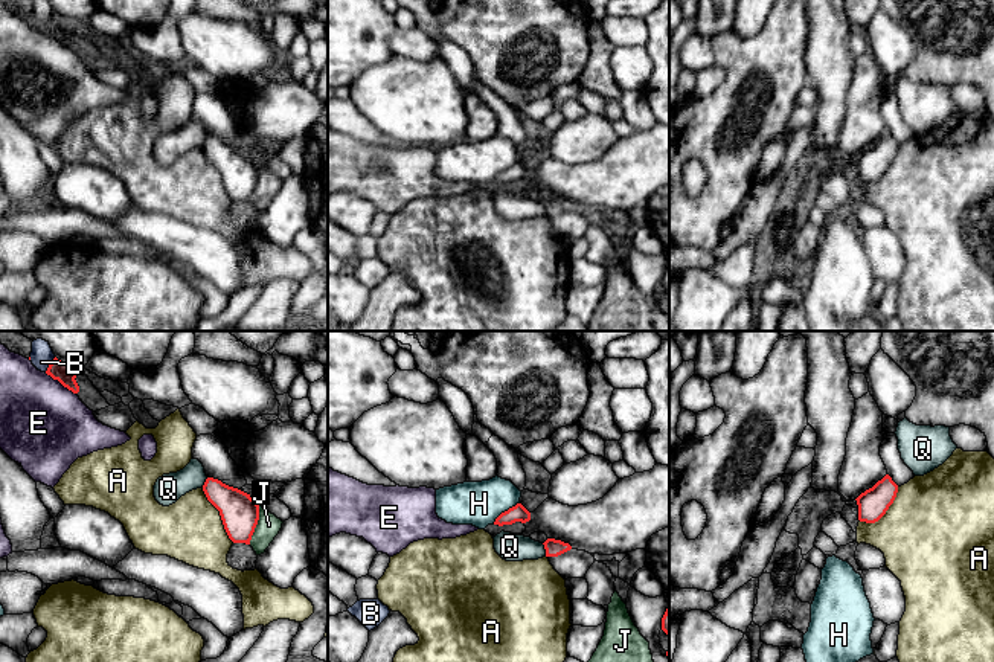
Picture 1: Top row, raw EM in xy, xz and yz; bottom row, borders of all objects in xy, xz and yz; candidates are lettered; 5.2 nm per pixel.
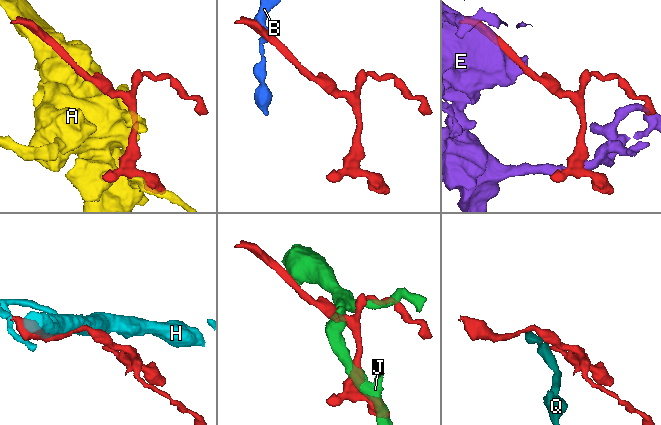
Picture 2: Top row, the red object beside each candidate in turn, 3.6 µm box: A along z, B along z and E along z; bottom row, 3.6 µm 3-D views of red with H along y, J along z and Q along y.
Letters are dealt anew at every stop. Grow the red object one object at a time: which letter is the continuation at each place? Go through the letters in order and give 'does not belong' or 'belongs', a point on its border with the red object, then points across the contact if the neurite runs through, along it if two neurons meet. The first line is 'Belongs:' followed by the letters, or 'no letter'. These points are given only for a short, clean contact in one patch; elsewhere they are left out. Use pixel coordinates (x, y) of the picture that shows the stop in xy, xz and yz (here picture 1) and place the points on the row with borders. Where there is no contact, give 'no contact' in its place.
Belongs: no letter
A: does not belong; contact xy (220, 514)
B: does not belong; contact xy (49, 365); border xy (55, 357), (44, 371)
E: does not belong; contact xy (60, 382)
H: does not belong; contact xz (505, 511)
J: does not belong; contact xy (256, 523)
Q: does not belong; contact xz (545, 548); border xz (541, 543), (546, 555)

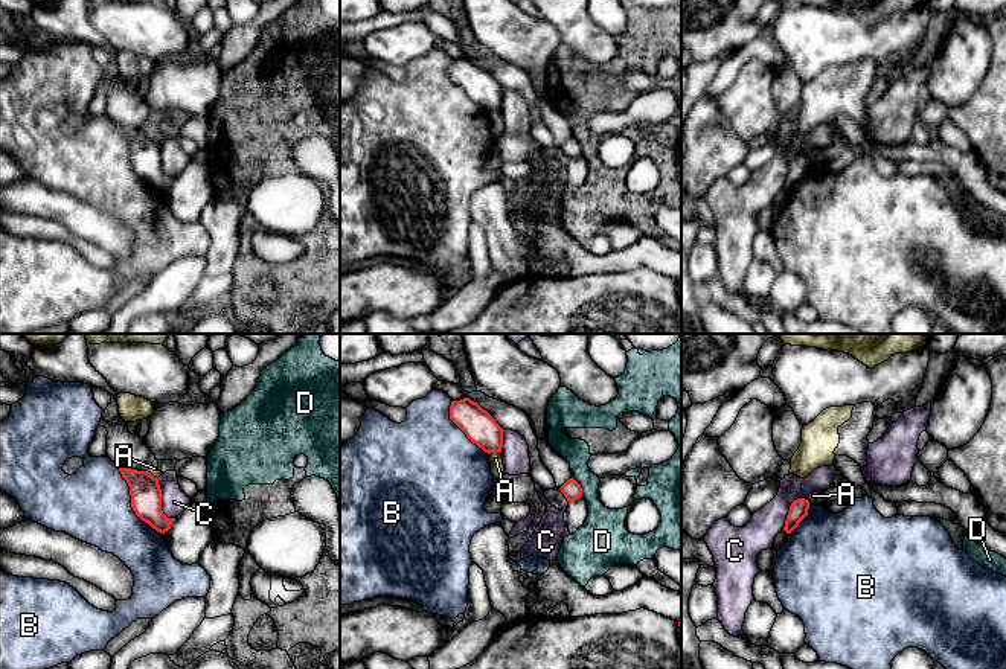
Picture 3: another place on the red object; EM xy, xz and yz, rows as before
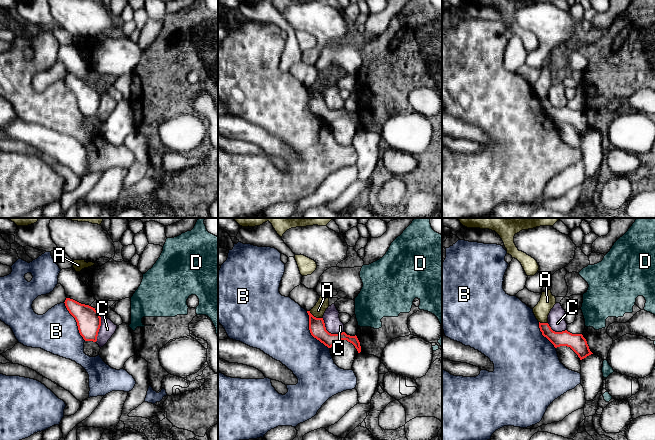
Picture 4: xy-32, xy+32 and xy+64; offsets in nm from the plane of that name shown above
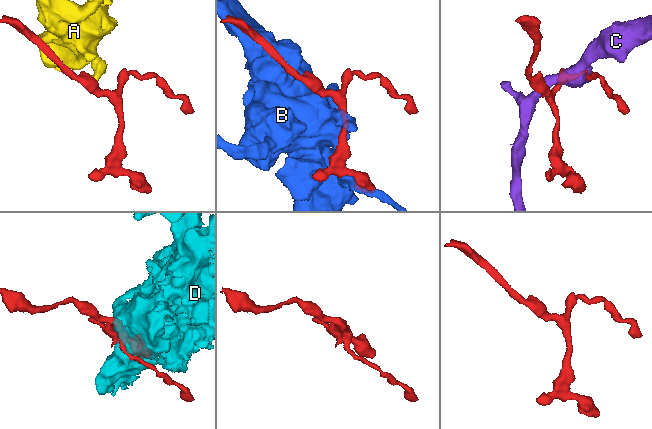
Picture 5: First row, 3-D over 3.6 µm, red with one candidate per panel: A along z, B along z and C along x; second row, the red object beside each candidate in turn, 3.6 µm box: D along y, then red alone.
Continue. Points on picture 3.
Belongs: no letter
A: does not belong; contact xz (494, 451); border xz (500, 451), (488, 454)
B: does not belong; contact xy (131, 503)
C: does not belong; contact xy (160, 502)
D: does not belong; contact xz (579, 486)

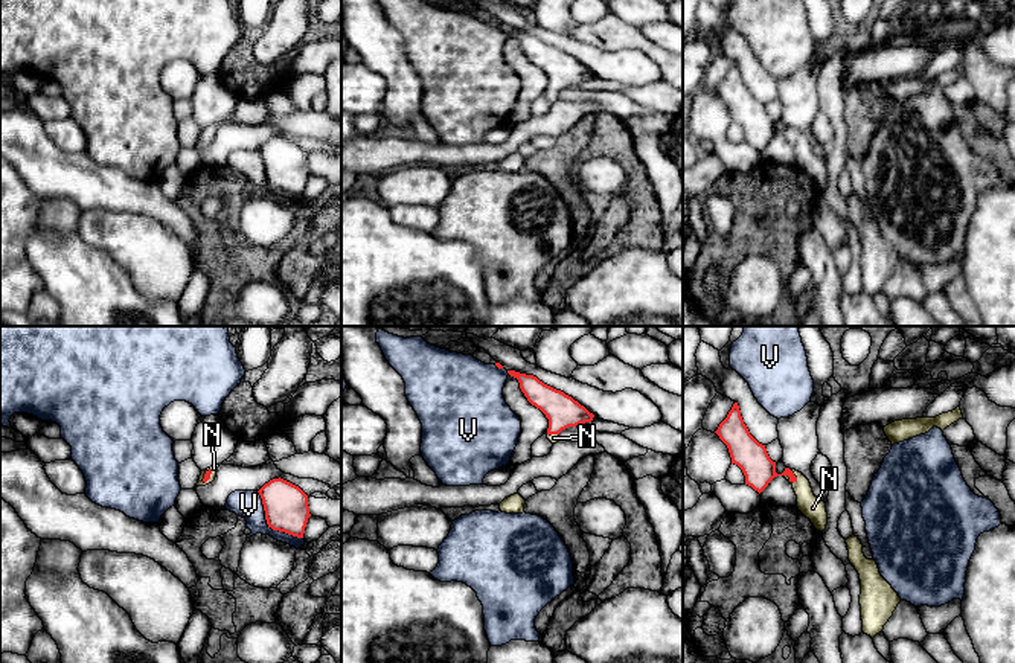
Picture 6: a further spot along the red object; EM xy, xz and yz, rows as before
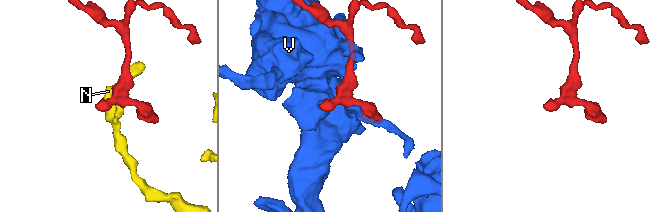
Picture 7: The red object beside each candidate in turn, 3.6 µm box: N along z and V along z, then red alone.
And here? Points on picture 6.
Belongs: N
N: belongs; contact yz (791, 480); way yz (752, 458), (765, 471), (791, 480), (813, 508)
V: does not belong; contact xy (268, 525)

